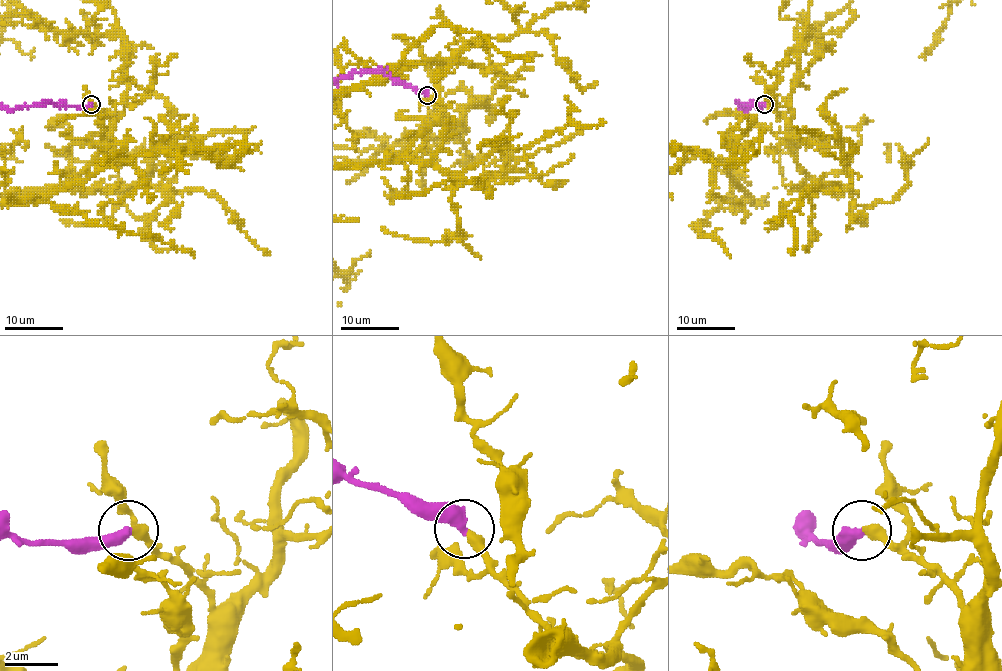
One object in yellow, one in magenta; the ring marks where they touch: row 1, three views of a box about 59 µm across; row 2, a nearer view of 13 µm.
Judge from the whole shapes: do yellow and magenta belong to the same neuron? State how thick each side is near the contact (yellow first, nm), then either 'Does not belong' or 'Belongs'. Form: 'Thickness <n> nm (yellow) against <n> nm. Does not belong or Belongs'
Thickness 400 nm (yellow) against 480 nm. Belongs

